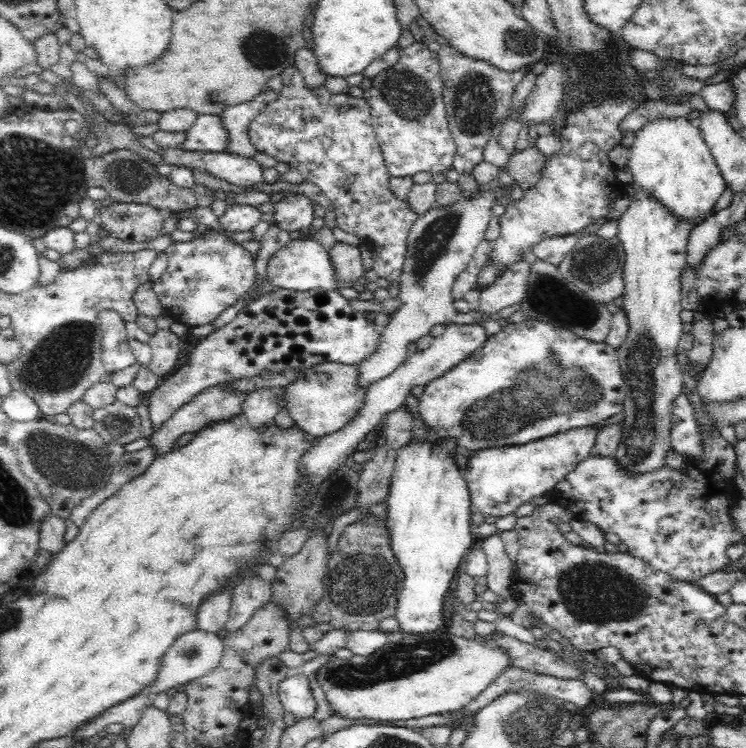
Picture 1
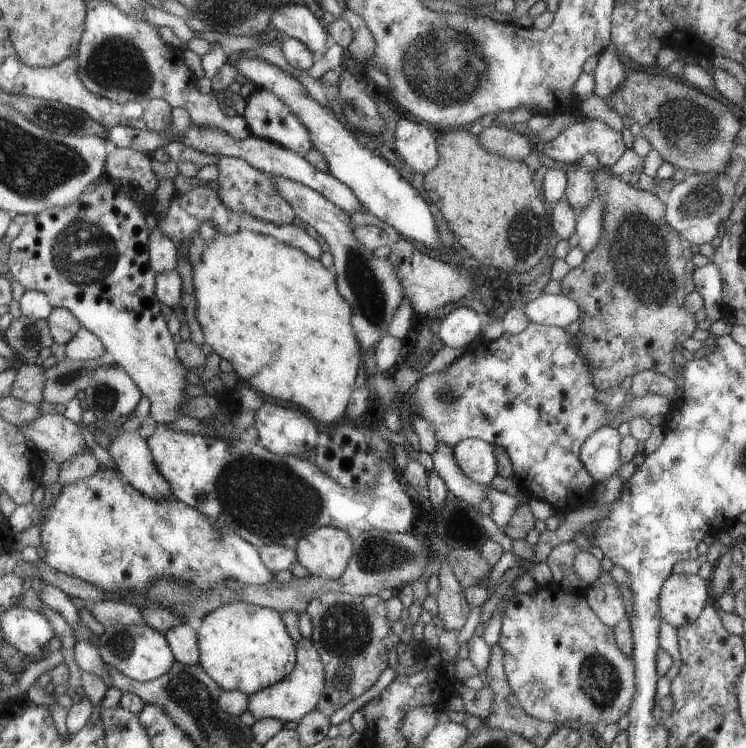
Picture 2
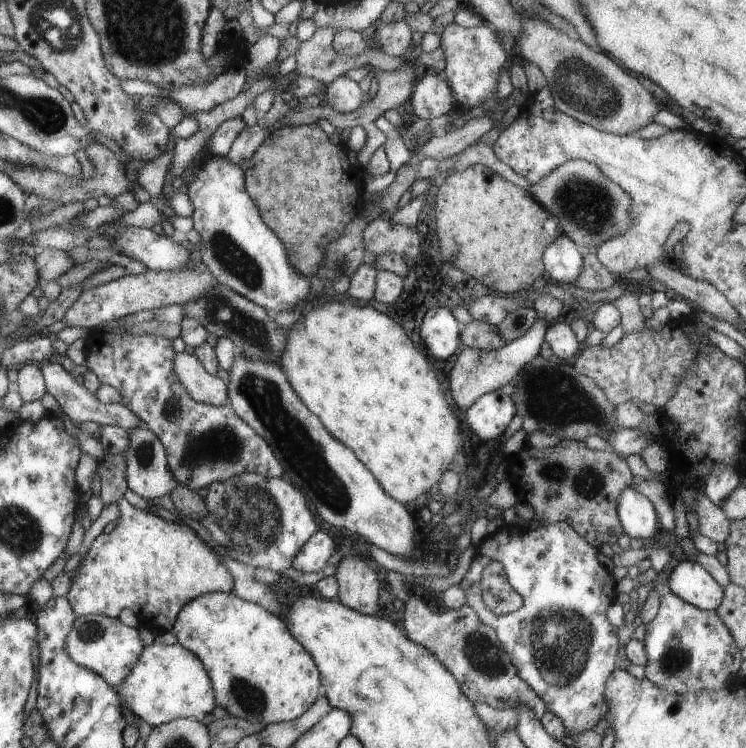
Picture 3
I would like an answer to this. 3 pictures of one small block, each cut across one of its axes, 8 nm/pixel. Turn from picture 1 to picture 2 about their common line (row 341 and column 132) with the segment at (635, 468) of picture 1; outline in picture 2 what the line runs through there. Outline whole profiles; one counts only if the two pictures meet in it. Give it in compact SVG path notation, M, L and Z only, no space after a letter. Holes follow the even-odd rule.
M115 624L104 628L97 640L97 648L105 664L139 682L157 679L169 671L175 661L173 650L163 633L143 624Z

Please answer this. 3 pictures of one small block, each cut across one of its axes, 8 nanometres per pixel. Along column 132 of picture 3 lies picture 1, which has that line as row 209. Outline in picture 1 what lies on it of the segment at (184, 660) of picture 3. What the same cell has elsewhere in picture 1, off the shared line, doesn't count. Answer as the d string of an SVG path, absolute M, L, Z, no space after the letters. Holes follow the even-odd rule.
M658 118L656 121L649 121L640 131L636 131L636 140L631 147L627 168L633 176L634 185L640 185L644 192L655 197L659 204L675 214L675 217L686 218L688 222L702 224L704 220L708 220L714 214L712 212L718 198L726 190L724 177L720 175L720 169L703 140L703 134L698 126L690 126L686 118Z

